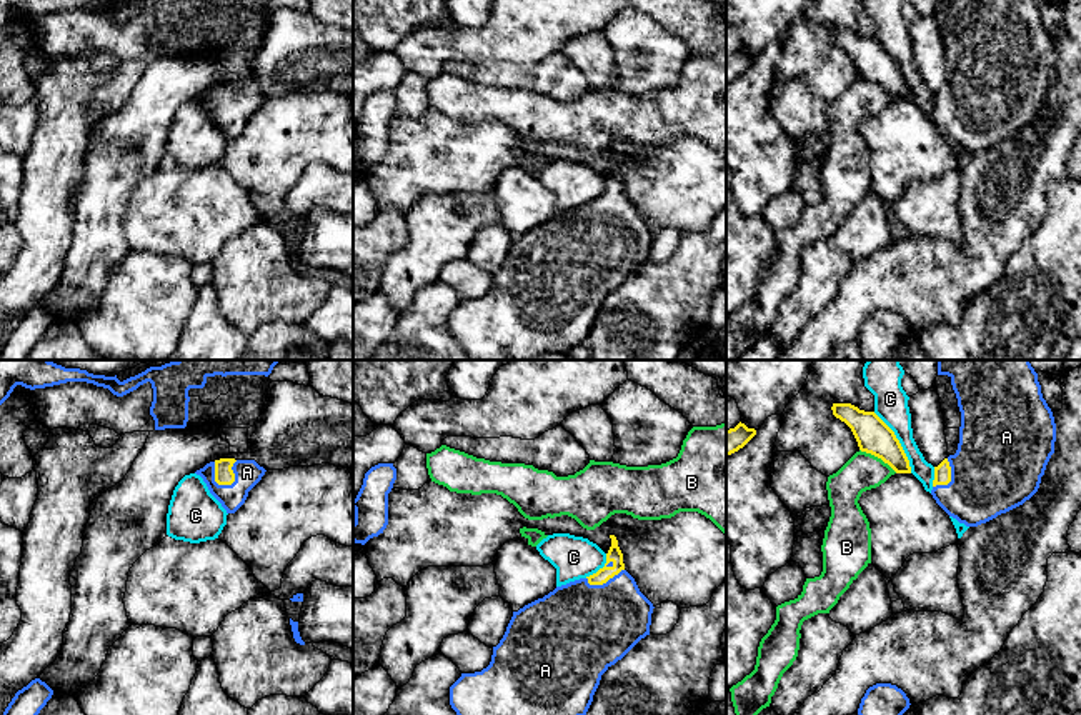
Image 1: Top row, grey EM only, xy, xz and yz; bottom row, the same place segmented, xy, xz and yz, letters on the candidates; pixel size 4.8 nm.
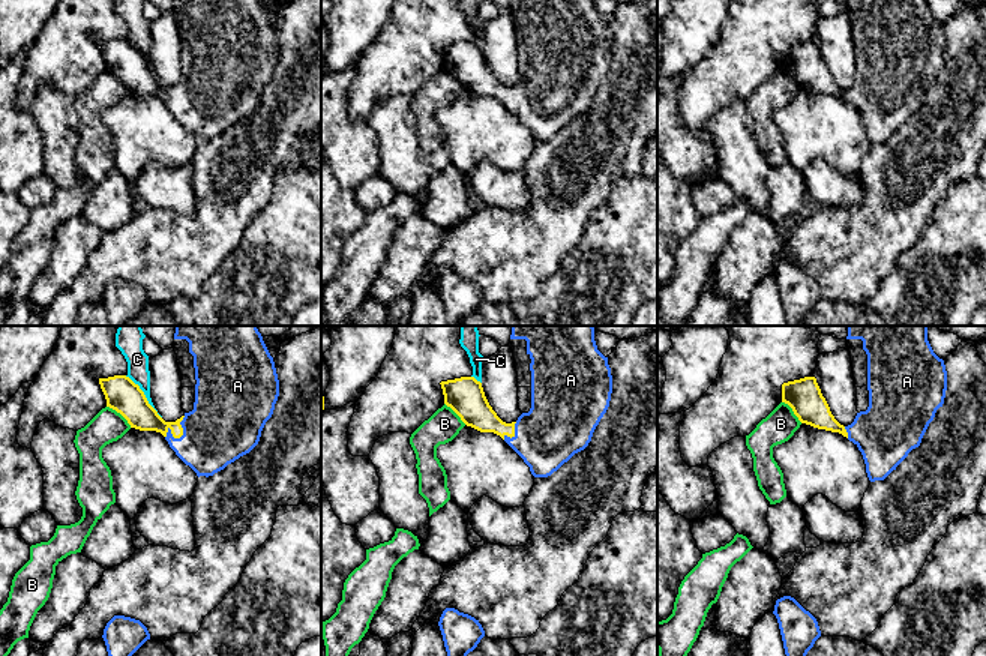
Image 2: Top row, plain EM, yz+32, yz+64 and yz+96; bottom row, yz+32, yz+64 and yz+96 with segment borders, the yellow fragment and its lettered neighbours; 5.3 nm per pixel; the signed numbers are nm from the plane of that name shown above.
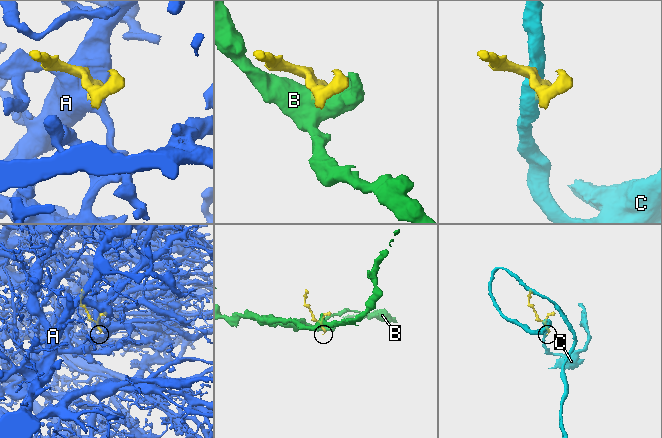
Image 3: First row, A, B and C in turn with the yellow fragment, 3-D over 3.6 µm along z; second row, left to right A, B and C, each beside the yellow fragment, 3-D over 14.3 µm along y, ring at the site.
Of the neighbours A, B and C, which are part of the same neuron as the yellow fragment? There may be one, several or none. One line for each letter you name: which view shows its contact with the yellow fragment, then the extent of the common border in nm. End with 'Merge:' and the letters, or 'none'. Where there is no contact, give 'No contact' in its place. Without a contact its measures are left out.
A: Touches yellow in xy. Shared border 160 nm
Merge: A

